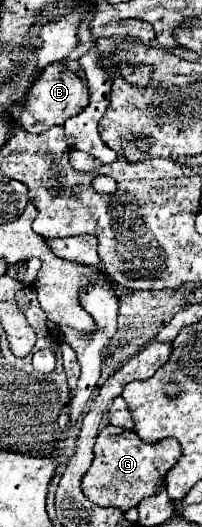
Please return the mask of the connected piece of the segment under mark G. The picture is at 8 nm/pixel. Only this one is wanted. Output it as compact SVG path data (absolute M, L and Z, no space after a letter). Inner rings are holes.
M107 425L99 431L95 441L95 459L89 471L83 475L83 493L99 507L119 507L127 511L137 507L145 497L151 497L159 489L159 481L175 467L181 457L181 447L175 439L163 439L157 443L143 443L139 435L129 429Z

